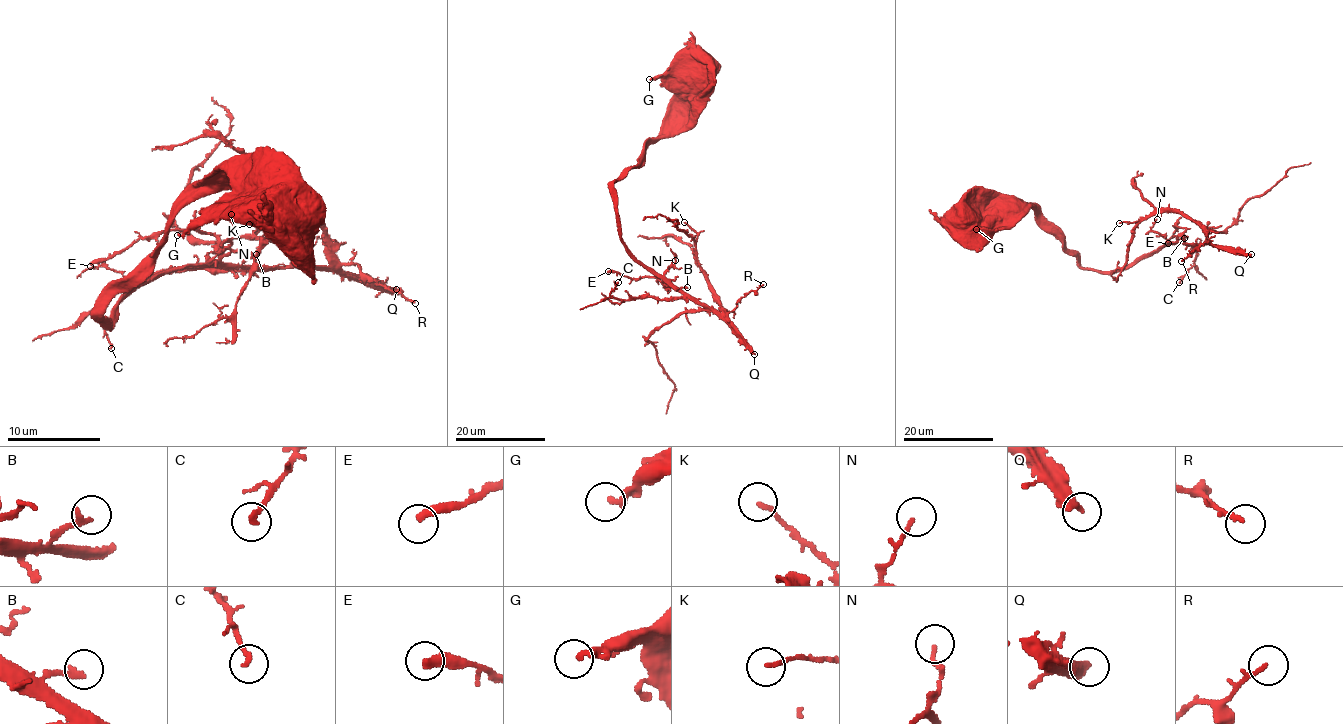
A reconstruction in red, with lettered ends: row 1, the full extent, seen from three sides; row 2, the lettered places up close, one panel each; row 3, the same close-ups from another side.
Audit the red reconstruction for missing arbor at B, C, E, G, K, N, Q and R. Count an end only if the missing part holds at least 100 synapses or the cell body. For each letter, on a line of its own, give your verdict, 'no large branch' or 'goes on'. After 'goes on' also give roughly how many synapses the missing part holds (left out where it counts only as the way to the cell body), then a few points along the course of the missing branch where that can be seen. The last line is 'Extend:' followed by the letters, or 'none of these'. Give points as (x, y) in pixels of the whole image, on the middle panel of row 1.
B: no large branch
C: no large branch
E: no large branch
G: no large branch
K: no large branch
N: no large branch
Q: goes on; about 120 synapses
R: no large branch
Extend: Q

